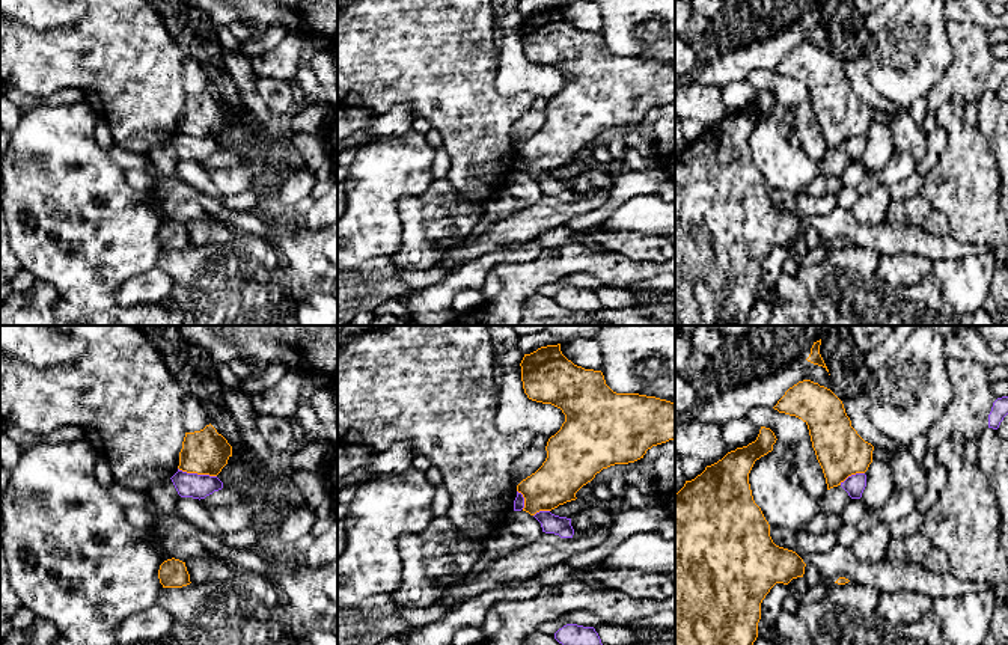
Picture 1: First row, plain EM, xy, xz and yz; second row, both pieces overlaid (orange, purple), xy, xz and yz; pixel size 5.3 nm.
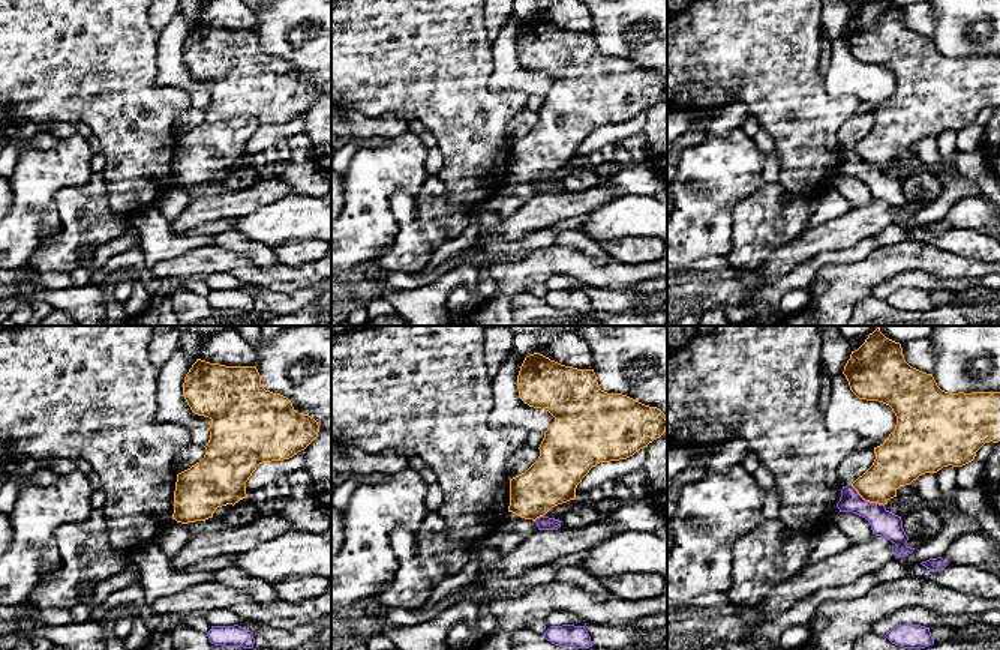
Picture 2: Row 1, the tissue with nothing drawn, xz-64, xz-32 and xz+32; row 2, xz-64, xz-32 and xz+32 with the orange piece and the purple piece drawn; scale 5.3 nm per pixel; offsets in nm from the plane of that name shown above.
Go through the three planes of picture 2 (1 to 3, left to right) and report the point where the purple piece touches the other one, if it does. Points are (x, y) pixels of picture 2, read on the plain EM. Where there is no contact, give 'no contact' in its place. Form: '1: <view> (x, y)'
1: no contact
2: xz-32 (538, 180)
3: xz+32 (867, 164)

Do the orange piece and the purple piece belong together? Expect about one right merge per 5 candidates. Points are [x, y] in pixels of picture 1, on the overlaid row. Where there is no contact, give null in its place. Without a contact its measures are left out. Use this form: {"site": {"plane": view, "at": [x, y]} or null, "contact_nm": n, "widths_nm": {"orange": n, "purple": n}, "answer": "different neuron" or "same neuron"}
{"site": {"plane": "xy", "at": [198, 473]}, "contact_nm": 220, "widths_nm": {"orange": 240, "purple": 130}, "answer": "different neuron"}

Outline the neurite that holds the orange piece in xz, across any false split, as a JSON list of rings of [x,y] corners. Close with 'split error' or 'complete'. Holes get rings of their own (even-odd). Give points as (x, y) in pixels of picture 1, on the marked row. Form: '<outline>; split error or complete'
[[[561,344],[524,354],[520,366],[527,398],[551,404],[565,414],[561,429],[547,442],[542,466],[517,485],[517,491],[524,497],[523,511],[530,515],[576,500],[576,493],[603,469],[634,463],[652,446],[675,439],[675,402],[613,392],[601,371],[574,365],[562,354]]]; complete

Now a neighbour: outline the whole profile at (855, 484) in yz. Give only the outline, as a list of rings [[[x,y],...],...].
[[[865,473],[851,475],[844,482],[841,482],[841,487],[848,493],[851,499],[860,499],[866,487],[866,475]]]

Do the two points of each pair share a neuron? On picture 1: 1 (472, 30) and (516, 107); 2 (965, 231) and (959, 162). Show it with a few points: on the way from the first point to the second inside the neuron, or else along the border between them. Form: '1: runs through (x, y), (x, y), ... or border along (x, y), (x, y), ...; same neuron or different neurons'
1: runs through (472, 53), (472, 77), (493, 98); same neuron
2: runs through (965, 214), (965, 178); same neuron

